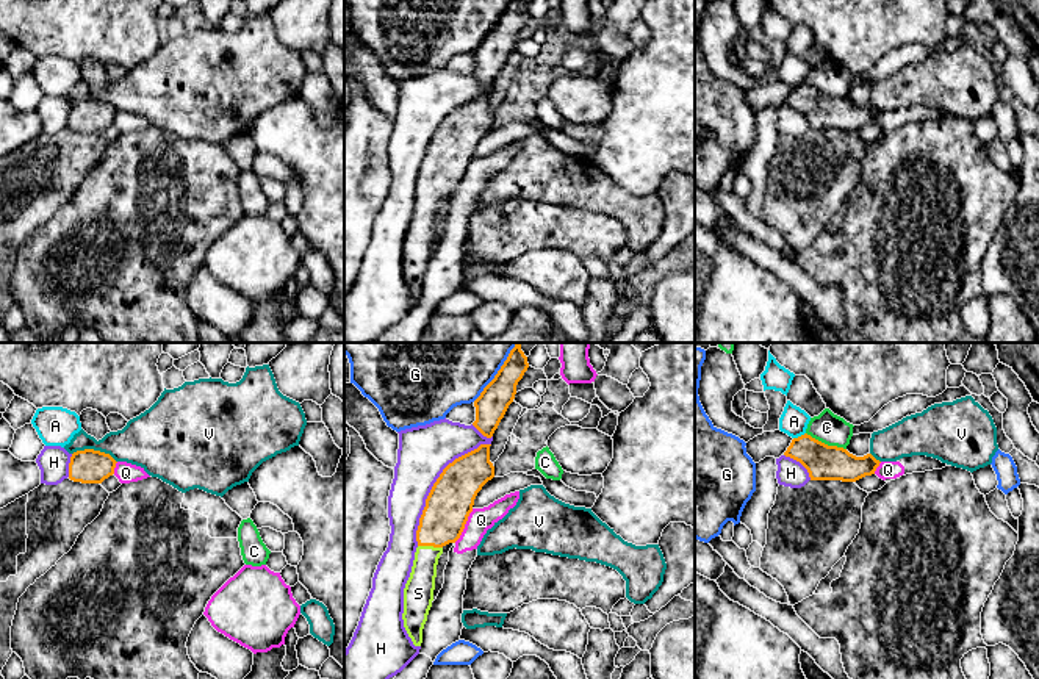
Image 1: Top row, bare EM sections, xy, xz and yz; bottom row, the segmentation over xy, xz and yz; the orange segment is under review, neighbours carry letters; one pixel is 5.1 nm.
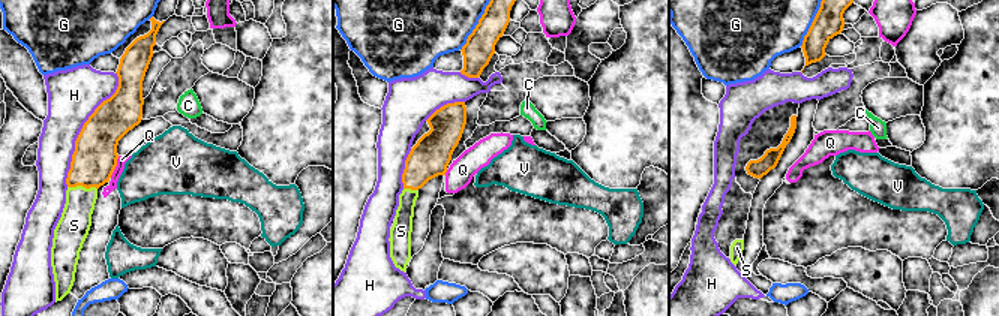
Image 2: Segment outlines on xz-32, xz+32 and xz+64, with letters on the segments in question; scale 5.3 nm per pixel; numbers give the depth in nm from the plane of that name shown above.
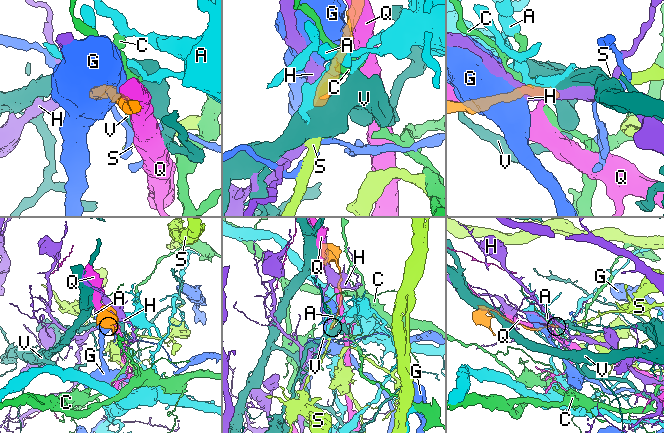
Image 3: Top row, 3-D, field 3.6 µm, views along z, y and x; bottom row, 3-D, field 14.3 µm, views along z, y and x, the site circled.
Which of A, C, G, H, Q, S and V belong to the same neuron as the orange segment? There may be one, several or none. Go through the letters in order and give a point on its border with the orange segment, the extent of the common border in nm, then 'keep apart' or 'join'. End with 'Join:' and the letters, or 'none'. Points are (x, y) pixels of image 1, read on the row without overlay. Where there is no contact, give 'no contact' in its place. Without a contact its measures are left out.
A: meets orange in yz at (798, 86); contact 70 nm long; keep apart
C: meets orange in yz at (826, 94); contact 220 nm long; keep apart
G: meets orange in xz at (495, 25); contact 320 nm long; keep apart
H: meets orange in xz at (434, 133); contact 650 nm long; keep apart
Q: meets orange in xz at (463, 176); contact 200 nm long; keep apart
S: meets orange in xz at (431, 194); contact 130 nm long; join
V: meets orange in xy at (93, 99); contact 240 nm long; keep apart
Join: S

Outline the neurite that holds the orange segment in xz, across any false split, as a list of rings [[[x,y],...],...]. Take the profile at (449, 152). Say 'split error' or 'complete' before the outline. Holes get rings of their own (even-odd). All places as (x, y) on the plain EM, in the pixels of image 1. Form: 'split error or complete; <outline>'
split error; [[[490,95],[449,113],[433,133],[416,180],[418,197],[404,238],[404,277],[415,296],[422,293],[422,278],[433,250],[438,208],[443,197],[455,192],[473,161],[482,136],[494,127]]]

